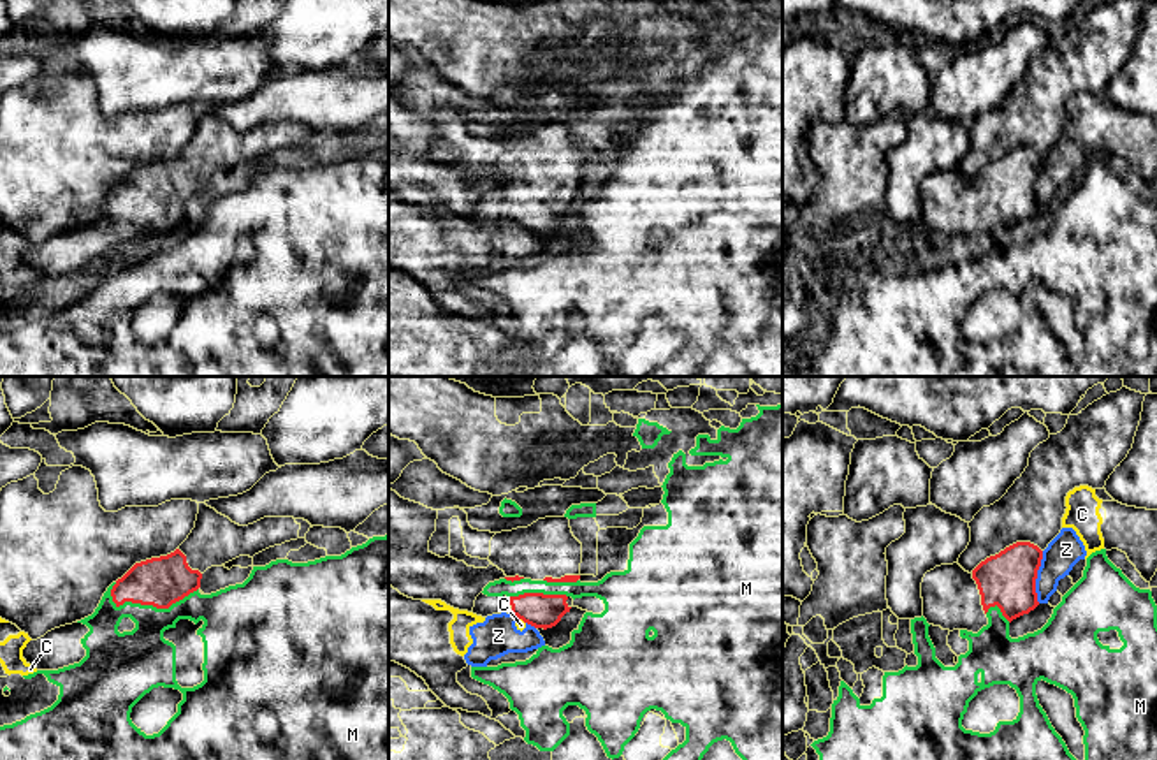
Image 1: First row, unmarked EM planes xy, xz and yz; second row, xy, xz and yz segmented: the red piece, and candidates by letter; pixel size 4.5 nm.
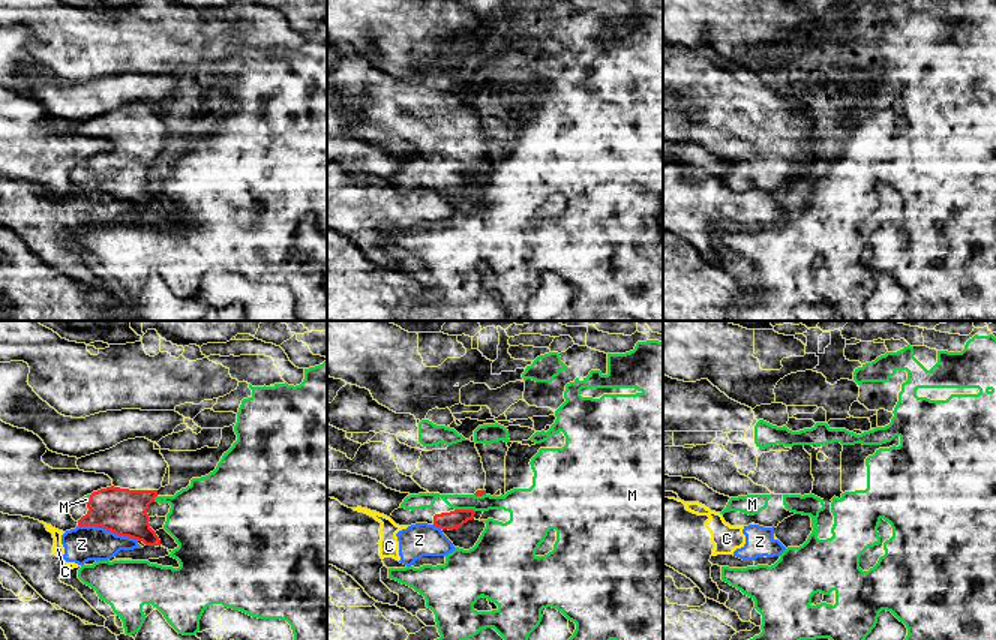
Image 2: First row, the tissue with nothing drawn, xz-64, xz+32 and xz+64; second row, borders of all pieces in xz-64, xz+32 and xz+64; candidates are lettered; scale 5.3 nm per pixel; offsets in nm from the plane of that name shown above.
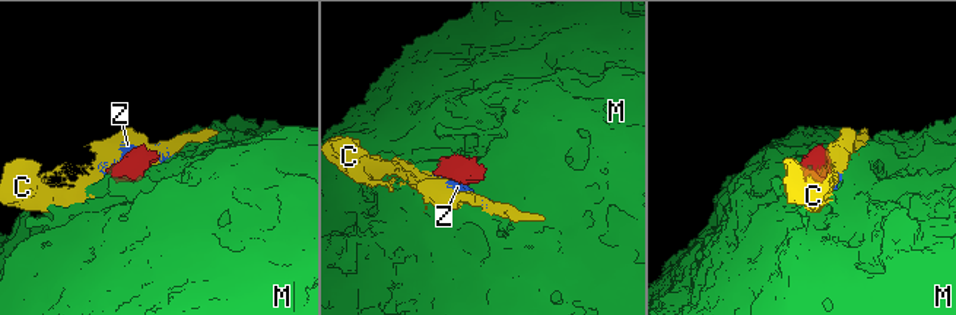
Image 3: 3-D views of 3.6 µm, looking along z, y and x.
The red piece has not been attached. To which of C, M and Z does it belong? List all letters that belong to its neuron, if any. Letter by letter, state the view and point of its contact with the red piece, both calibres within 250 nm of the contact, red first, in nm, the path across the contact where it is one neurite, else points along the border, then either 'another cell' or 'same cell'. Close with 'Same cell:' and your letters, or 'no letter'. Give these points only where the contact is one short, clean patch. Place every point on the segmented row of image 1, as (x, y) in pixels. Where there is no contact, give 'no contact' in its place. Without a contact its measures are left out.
C: contact xz (523, 620); calibres 160 and 50 nm; border xz (521, 618), (524, 623); another cell
M: contact xy (152, 604); calibres 220 and 260 nm; border xy (197, 588), (167, 607), (130, 602), (118, 606), (109, 595); another cell
Z: contact yz (1036, 577); calibres 260 and 160 nm; border yz (1043, 551), (1036, 579), (1038, 602); another cell
Same cell: no letter

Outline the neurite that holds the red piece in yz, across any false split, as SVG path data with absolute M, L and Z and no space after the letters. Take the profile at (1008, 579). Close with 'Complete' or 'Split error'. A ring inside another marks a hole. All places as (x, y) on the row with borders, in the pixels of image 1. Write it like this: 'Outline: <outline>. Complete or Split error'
Outline: M1016 542L971 574L958 563L935 566L921 582L923 618L942 630L978 633L988 625L988 609L997 605L1011 623L1039 605L1036 579L1041 559L1037 545Z. Split error

